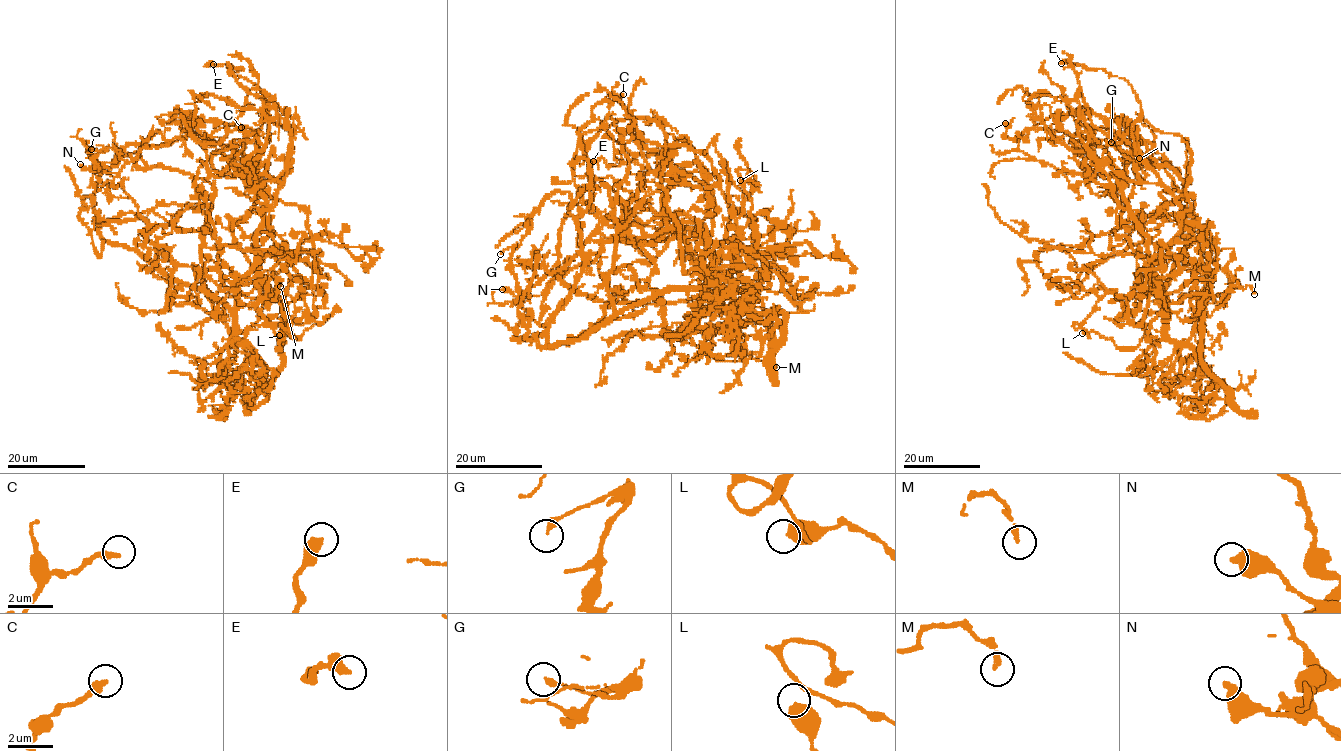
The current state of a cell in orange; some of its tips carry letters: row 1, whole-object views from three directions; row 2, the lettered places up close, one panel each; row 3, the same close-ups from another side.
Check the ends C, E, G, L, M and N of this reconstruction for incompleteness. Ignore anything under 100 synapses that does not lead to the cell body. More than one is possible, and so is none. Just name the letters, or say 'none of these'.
none of these

